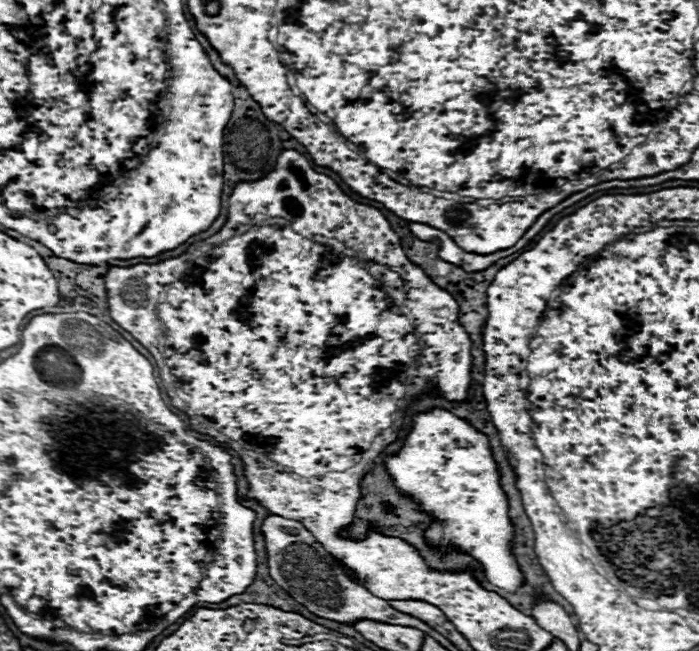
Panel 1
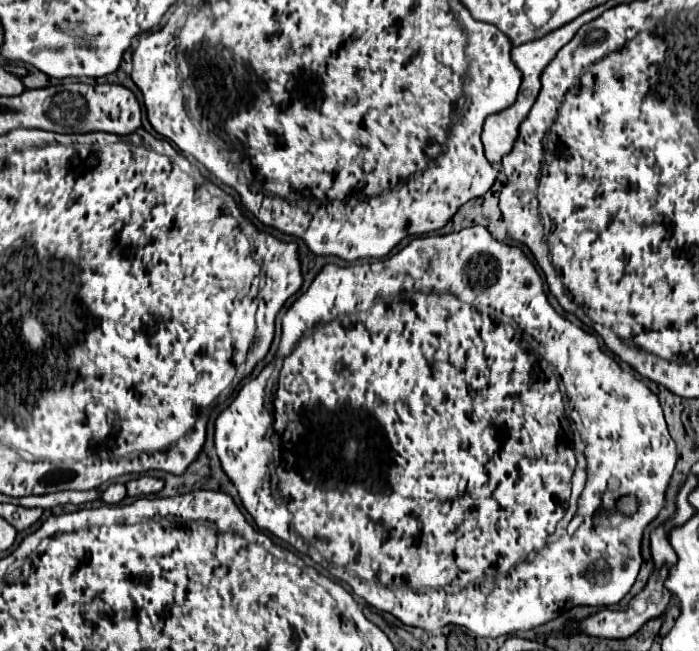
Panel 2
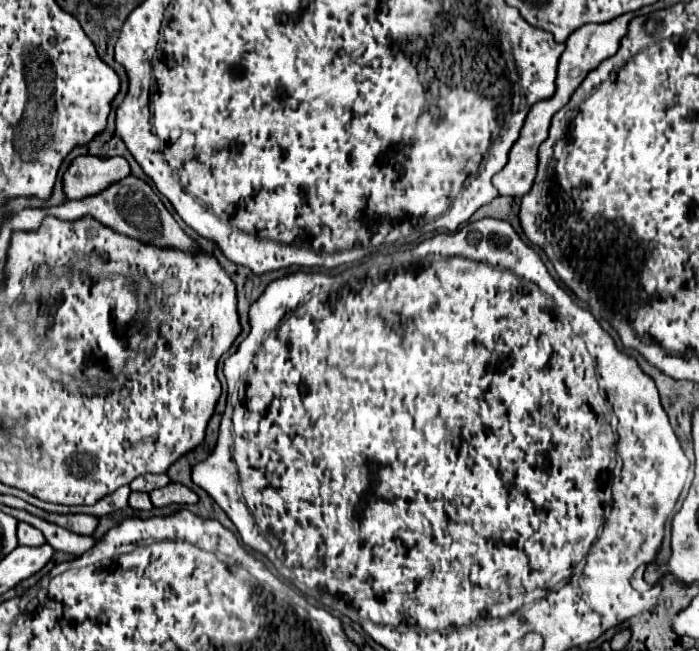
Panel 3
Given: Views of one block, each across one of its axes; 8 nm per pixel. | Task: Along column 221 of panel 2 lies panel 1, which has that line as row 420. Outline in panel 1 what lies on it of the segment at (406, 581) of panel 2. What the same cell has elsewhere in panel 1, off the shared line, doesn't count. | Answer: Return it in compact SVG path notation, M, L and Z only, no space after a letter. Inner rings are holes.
M444 410L416 414L404 448L396 455L387 456L384 459L384 466L399 493L412 496L417 501L420 510L432 517L433 520L424 533L429 544L450 546L462 553L472 554L482 564L482 570L488 582L492 582L494 586L502 590L516 592L524 584L518 564L510 552L512 526L508 520L508 500L498 484L498 468L496 468L496 462L492 460L488 438L482 432L474 430L468 422Z

